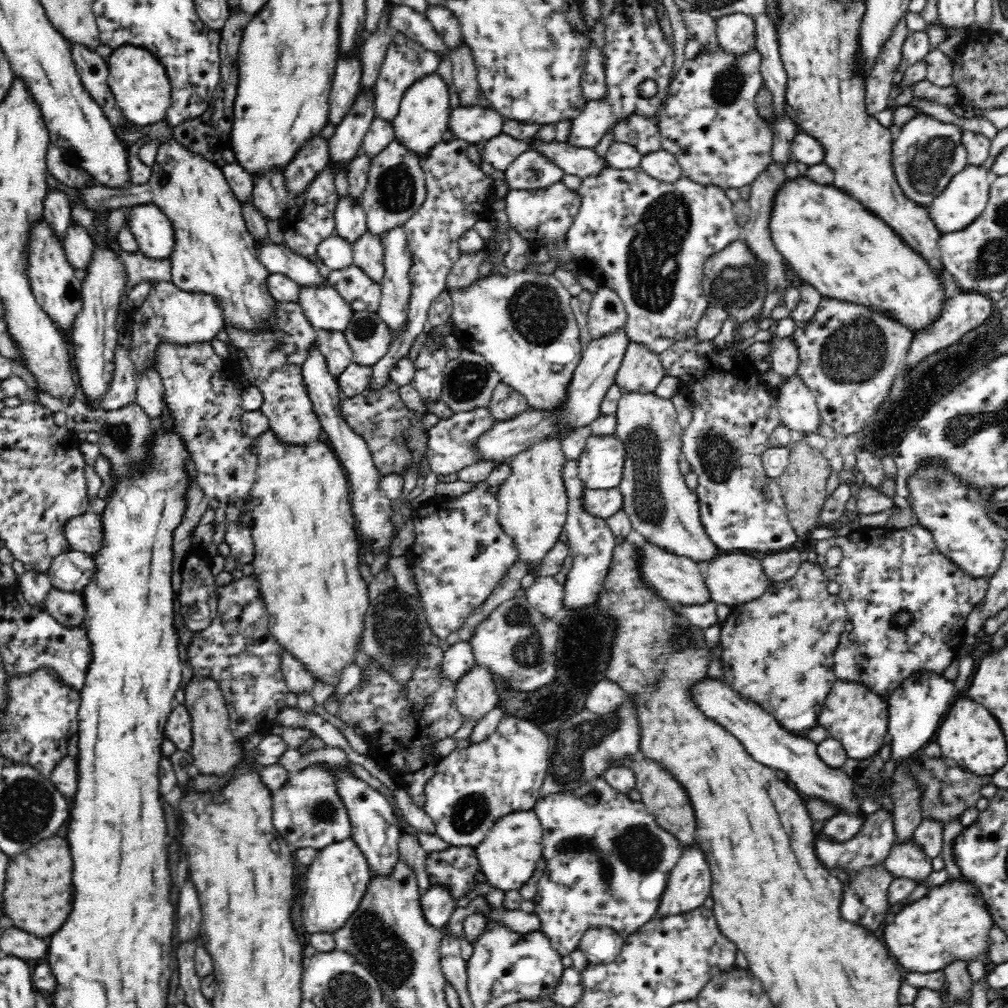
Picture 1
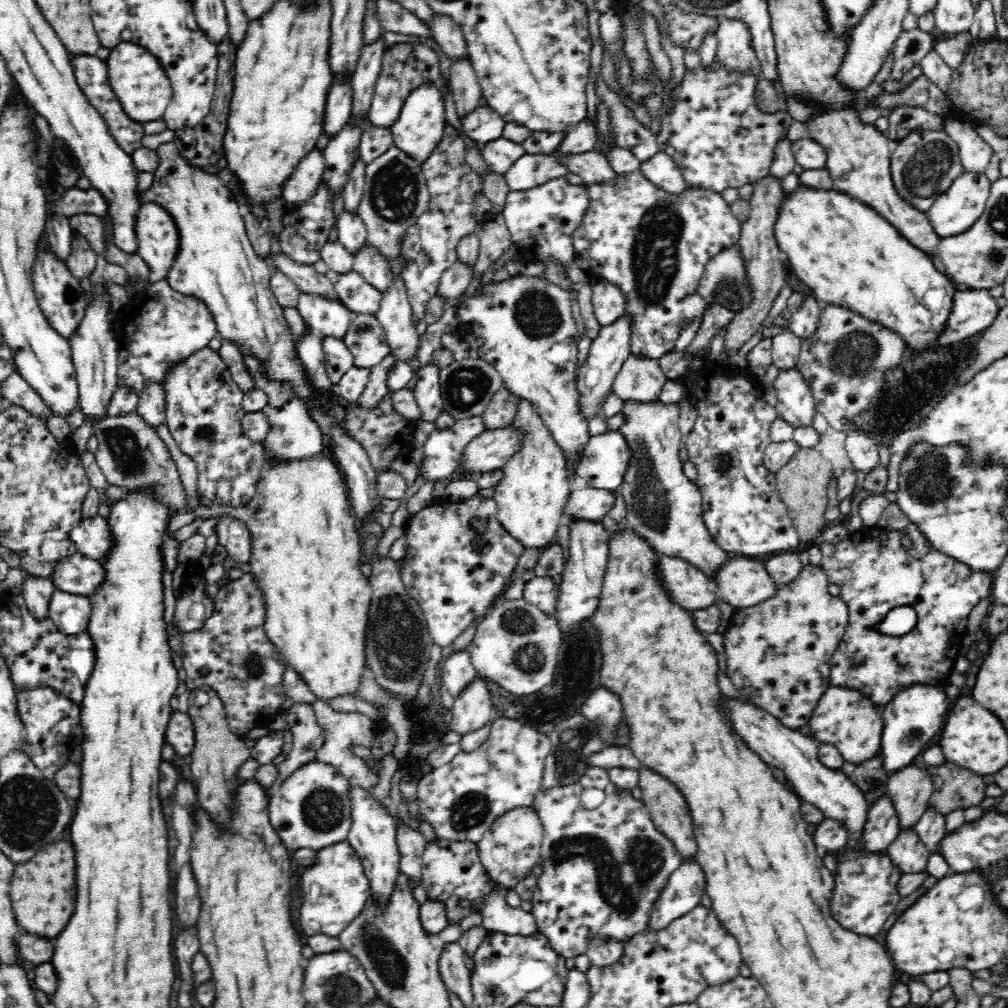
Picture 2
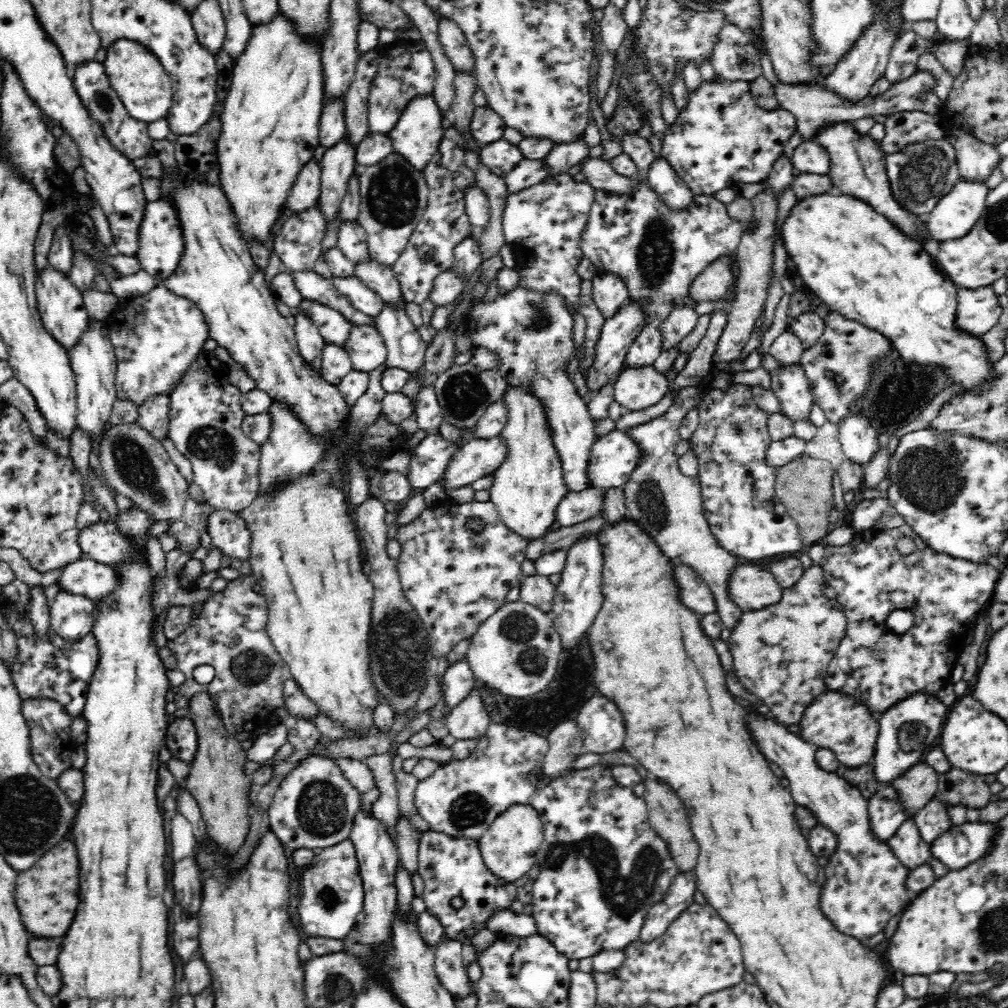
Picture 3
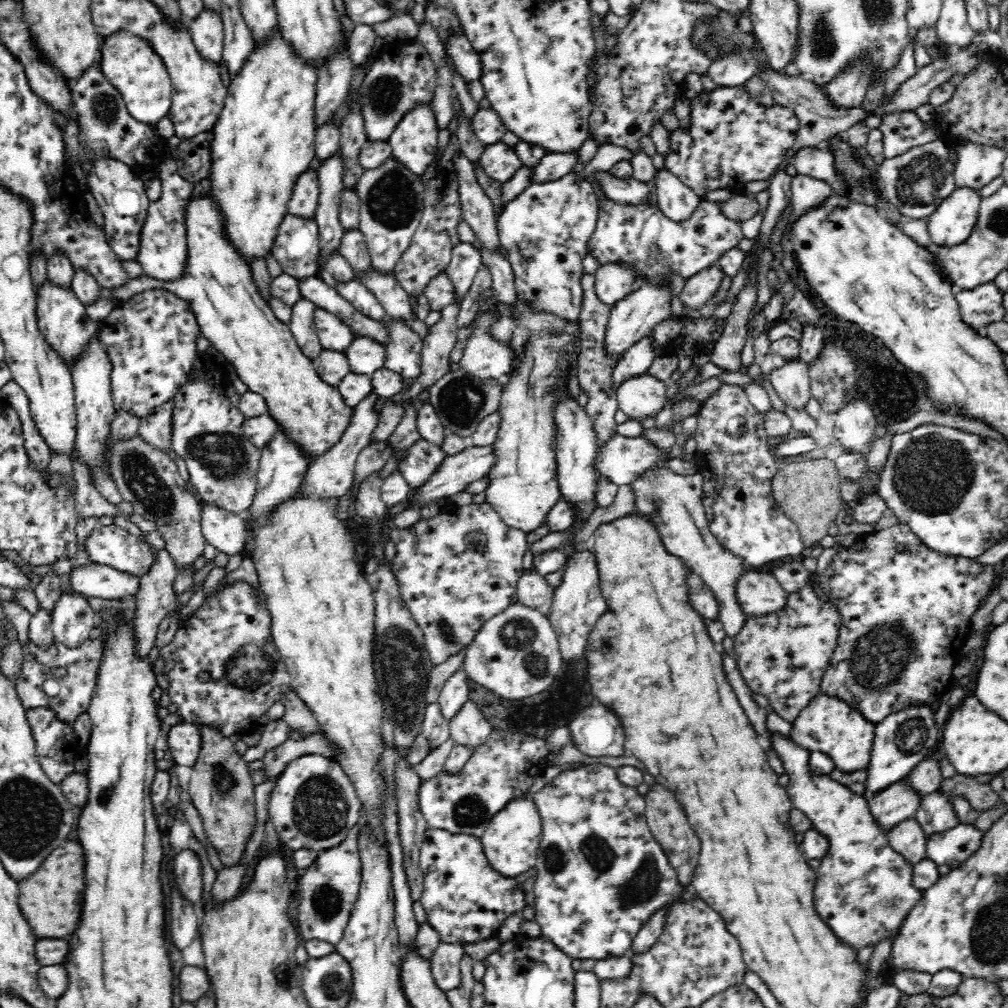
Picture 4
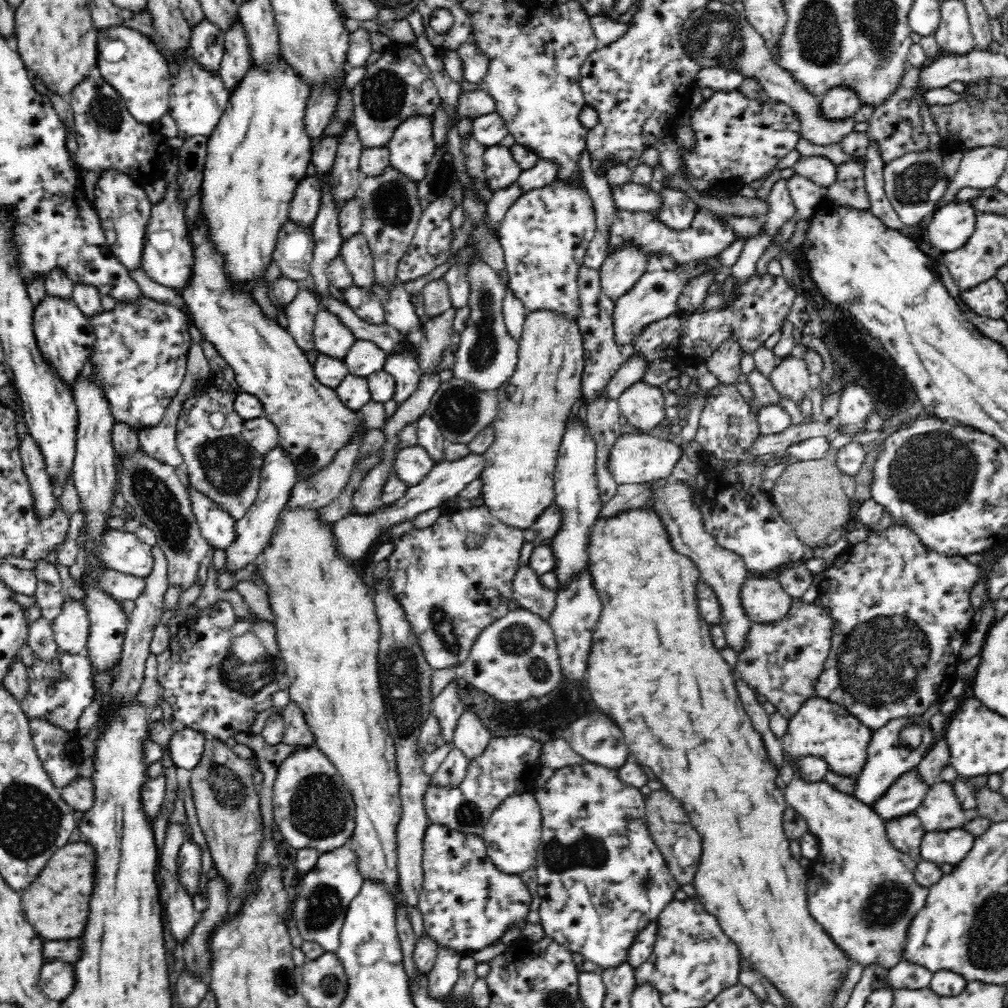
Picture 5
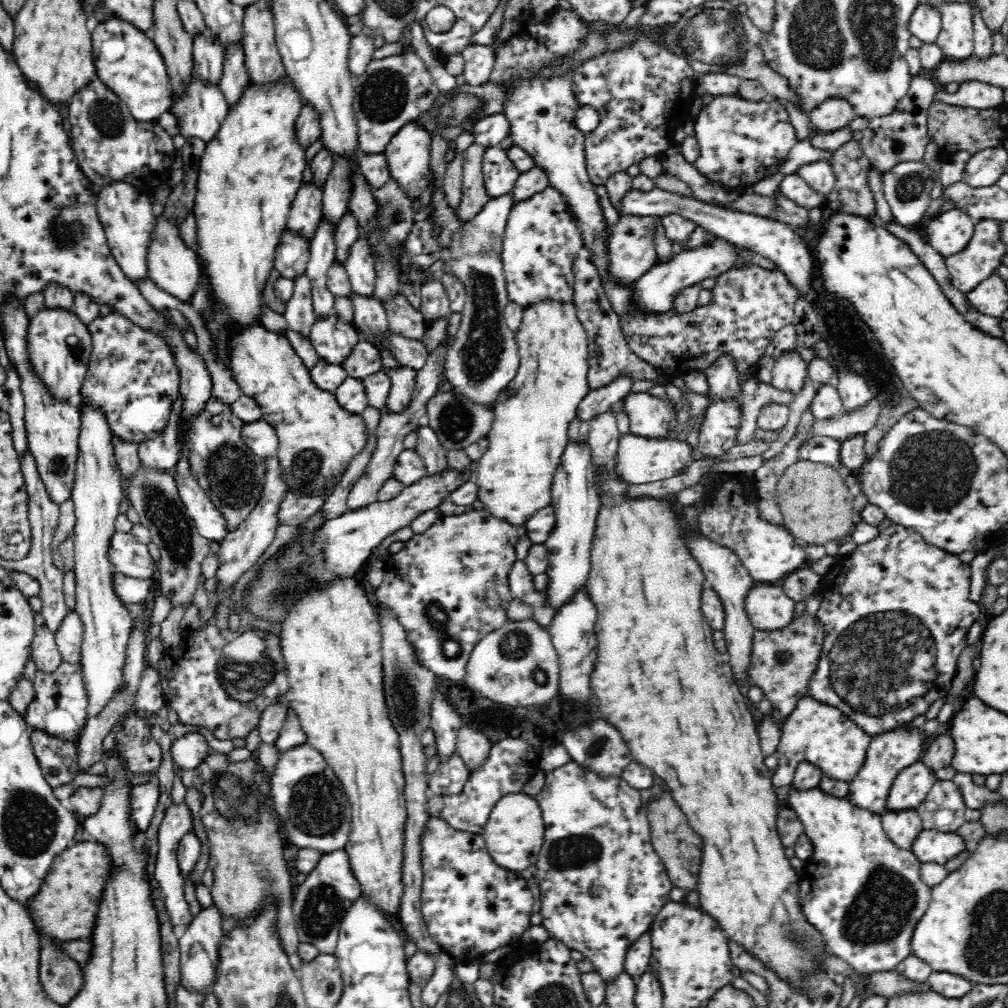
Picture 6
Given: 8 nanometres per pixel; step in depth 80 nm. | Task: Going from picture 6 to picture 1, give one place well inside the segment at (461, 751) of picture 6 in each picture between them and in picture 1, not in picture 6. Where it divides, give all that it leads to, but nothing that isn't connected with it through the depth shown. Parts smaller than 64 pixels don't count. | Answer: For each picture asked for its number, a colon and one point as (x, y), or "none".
1: (476, 695)
2: (473, 710)
3: (468, 720)
4: (469, 727)
5: (471, 737)

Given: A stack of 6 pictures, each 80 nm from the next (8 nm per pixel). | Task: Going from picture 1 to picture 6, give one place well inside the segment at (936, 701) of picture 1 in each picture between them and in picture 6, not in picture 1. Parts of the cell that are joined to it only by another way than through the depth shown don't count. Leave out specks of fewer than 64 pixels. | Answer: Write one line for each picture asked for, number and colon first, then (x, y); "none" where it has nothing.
2: (913, 721)
3: (906, 732)
4: (902, 740)
5: (899, 746)
6: (888, 754)

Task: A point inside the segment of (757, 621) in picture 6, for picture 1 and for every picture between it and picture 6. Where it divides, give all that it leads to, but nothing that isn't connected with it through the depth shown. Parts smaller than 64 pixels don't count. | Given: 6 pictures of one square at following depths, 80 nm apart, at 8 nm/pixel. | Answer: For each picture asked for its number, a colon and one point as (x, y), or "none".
1: (733, 578)
2: (743, 582)
3: (752, 587)
4: (759, 593)
5: (765, 601)

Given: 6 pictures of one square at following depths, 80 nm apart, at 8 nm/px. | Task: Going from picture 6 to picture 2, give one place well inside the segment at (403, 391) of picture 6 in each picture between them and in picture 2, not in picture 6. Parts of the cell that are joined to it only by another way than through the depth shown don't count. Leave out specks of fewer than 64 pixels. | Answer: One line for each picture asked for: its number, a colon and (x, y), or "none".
2: (395, 314)
3: (405, 348)
4: (403, 349)
5: (406, 371)

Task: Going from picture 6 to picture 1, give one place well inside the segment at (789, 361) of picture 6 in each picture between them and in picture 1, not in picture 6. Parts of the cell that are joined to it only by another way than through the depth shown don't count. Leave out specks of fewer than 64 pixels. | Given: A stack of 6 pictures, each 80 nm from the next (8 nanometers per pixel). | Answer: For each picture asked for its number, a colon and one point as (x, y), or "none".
1: (798, 410)
2: (796, 405)
3: (790, 384)
4: (791, 381)
5: (791, 378)

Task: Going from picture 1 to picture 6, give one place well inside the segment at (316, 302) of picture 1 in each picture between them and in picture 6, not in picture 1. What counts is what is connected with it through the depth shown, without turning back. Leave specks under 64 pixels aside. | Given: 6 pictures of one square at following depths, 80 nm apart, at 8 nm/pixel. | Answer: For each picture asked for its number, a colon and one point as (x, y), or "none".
2: (327, 318)
3: (335, 329)
4: (334, 335)
5: (332, 337)
6: (333, 340)

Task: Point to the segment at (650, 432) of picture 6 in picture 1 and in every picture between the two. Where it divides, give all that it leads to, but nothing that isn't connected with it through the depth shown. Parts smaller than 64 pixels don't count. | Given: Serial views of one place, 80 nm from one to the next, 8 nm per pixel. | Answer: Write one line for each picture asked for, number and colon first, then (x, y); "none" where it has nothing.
1: (641, 371)
2: (640, 380)
3: (639, 388)
4: (639, 398)
5: (643, 405)

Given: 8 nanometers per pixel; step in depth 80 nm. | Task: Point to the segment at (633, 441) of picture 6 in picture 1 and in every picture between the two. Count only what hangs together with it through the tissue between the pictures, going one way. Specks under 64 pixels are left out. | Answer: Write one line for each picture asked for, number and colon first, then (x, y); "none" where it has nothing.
1: (600, 465)
2: (605, 459)
3: (614, 456)
4: (622, 460)
5: (636, 457)

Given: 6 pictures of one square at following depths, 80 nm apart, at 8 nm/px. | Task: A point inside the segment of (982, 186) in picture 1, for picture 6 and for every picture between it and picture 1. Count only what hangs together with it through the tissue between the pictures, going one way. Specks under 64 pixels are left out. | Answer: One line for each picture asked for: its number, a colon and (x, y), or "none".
2: (957, 210)
3: (955, 215)
4: (953, 221)
5: (950, 228)
6: (948, 234)

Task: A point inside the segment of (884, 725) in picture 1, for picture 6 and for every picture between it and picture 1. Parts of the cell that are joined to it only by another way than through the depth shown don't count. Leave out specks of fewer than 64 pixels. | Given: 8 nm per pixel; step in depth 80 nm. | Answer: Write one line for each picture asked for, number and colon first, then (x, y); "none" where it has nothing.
2: (845, 719)
3: (834, 721)
4: (828, 725)
5: (822, 729)
6: (815, 733)

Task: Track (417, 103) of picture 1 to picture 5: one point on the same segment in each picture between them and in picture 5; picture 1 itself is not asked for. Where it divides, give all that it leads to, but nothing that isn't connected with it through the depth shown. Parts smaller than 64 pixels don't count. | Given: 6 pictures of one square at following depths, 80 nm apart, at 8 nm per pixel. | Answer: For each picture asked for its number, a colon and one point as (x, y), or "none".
2: (419, 129)
3: (417, 135)
4: (413, 142)
5: (412, 147)

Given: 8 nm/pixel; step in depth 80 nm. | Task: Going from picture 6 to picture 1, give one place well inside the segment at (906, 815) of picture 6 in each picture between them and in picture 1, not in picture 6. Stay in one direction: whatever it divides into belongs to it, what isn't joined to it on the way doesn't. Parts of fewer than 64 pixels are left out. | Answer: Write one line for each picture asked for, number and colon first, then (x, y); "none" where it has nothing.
1: (908, 860)
2: (910, 854)
3: (908, 845)
4: (908, 838)
5: (905, 832)

